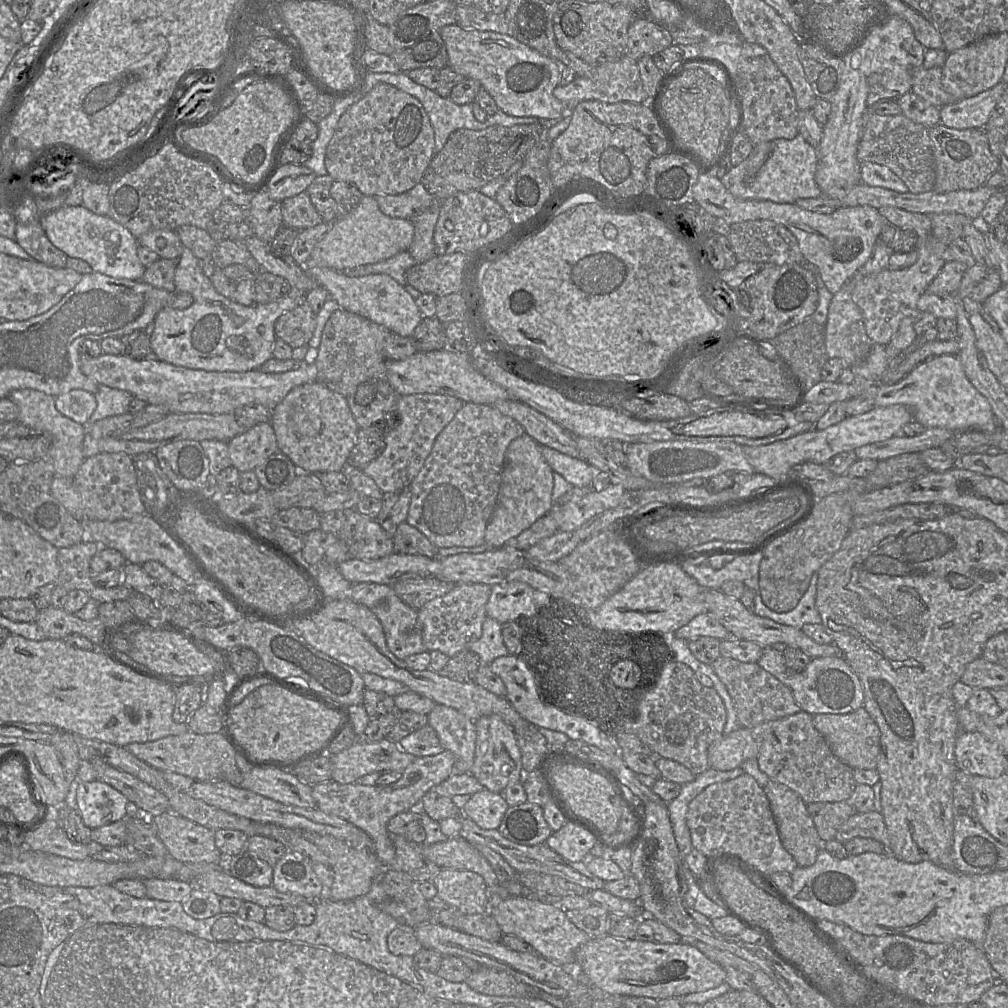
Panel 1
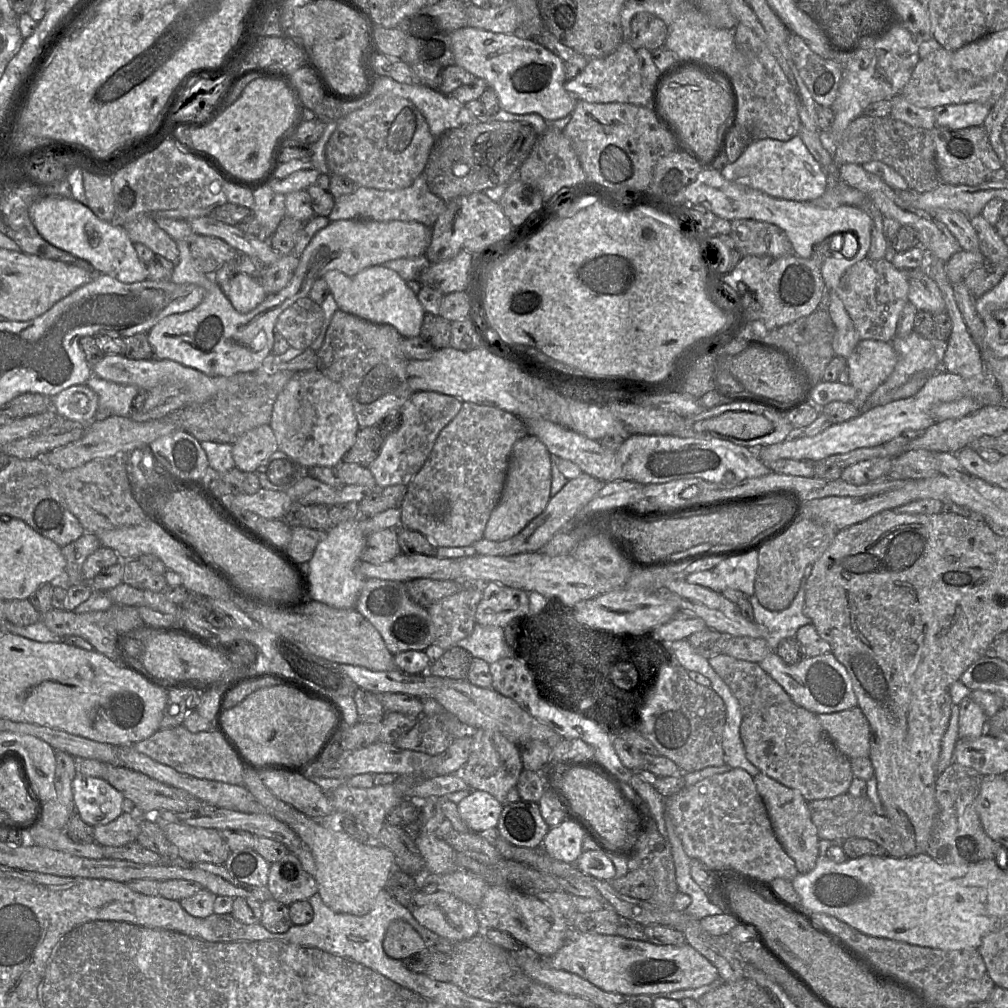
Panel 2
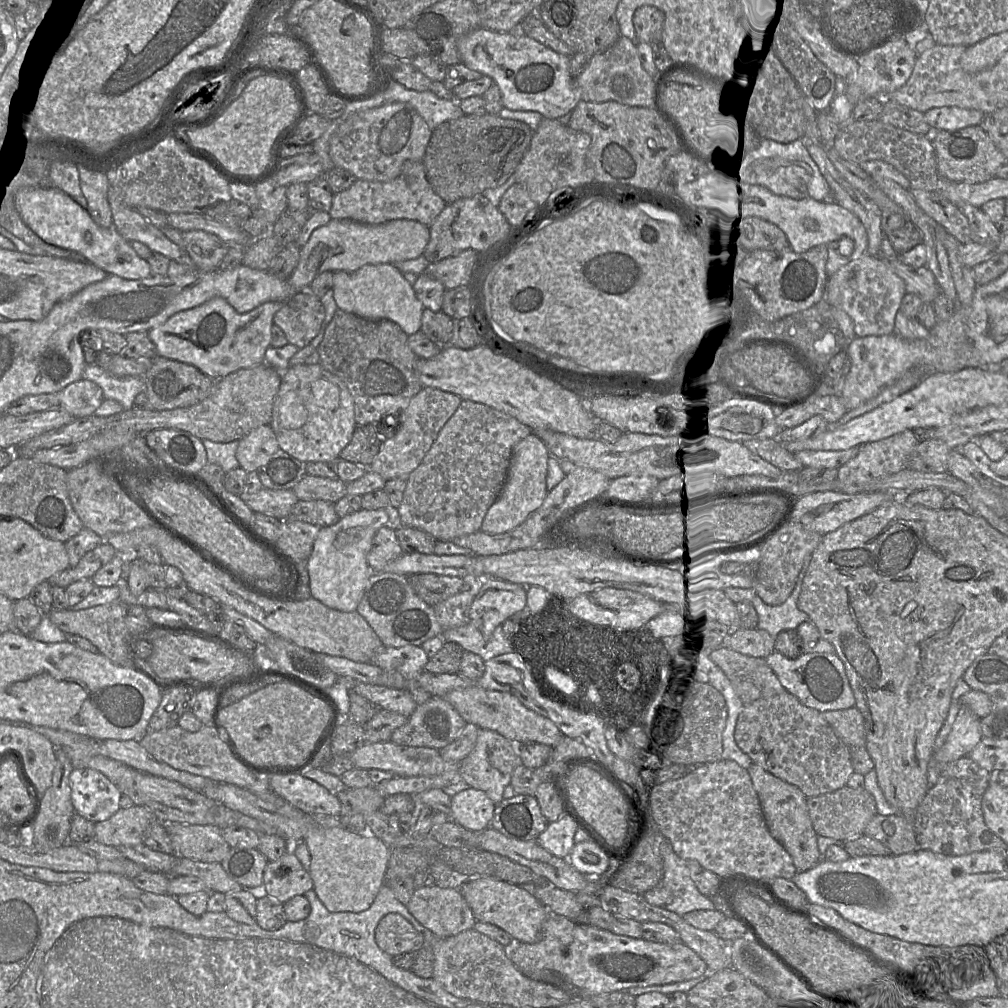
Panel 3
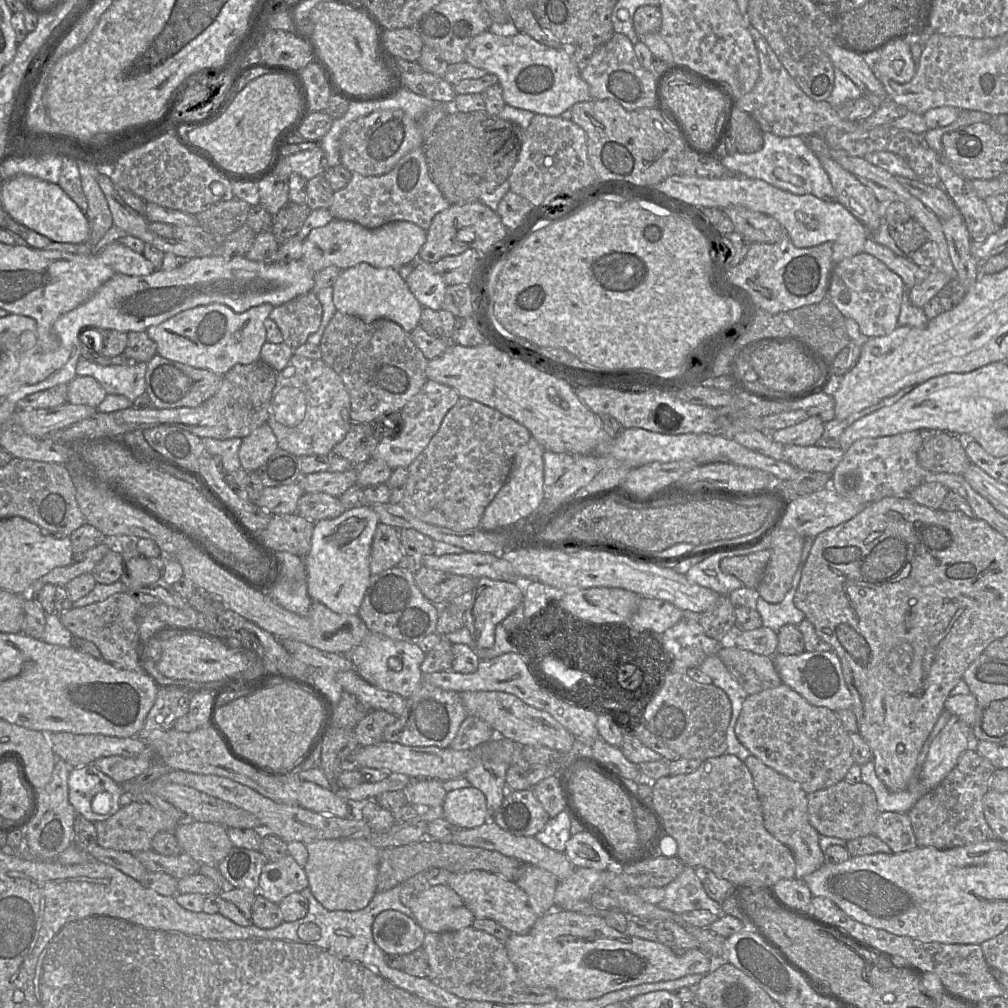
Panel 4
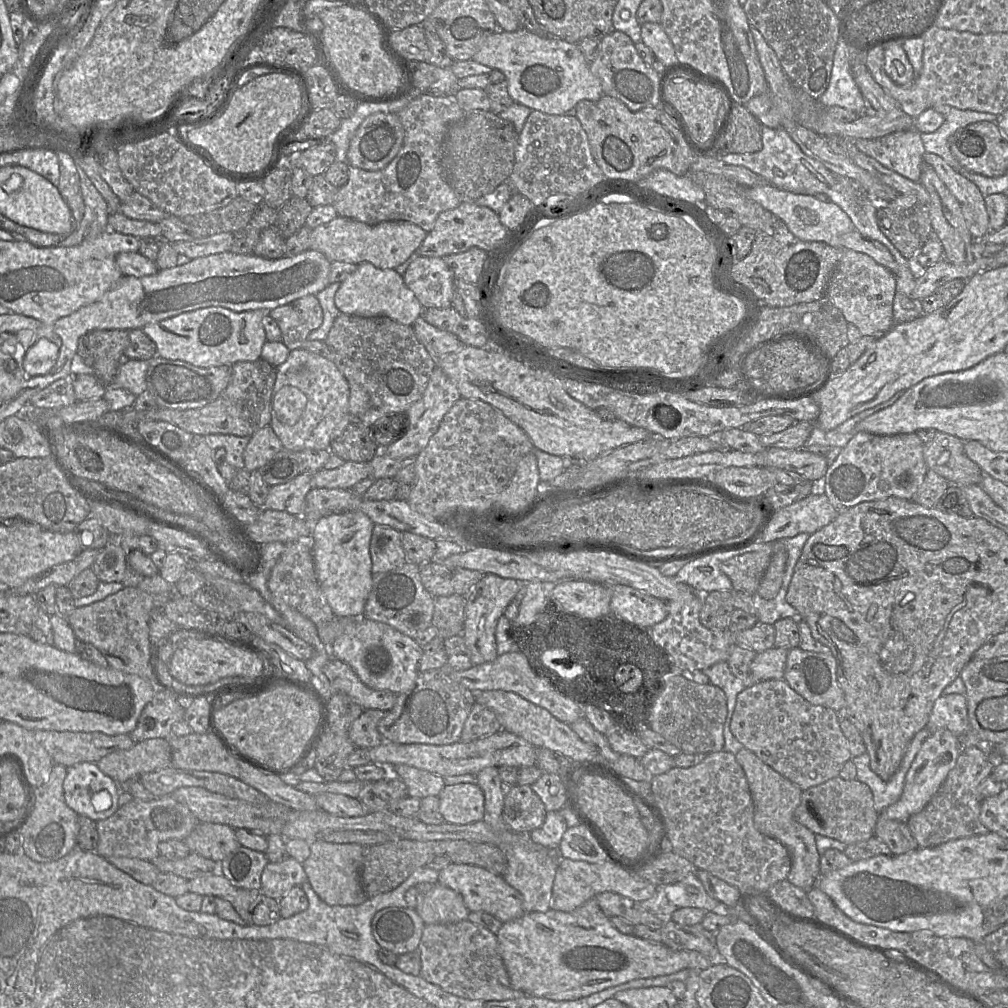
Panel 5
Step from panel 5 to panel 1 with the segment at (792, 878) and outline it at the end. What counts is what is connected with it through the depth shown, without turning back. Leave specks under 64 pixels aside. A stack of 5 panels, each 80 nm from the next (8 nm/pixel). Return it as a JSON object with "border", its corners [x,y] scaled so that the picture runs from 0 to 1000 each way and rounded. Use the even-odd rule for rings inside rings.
{"border":[[[764,773],[757,783],[763,794],[778,841],[788,850],[792,860],[807,858],[813,844],[816,842],[816,834],[801,805],[801,798],[792,787],[772,775]]]}

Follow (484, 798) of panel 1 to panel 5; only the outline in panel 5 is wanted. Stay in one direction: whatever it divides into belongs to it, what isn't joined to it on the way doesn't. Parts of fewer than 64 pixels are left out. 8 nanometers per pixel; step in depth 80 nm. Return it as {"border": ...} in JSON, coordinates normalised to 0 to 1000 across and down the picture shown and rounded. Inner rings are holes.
{"border":[[[473,778],[440,780],[435,792],[435,806],[442,816],[462,818],[479,813],[480,788]]]}

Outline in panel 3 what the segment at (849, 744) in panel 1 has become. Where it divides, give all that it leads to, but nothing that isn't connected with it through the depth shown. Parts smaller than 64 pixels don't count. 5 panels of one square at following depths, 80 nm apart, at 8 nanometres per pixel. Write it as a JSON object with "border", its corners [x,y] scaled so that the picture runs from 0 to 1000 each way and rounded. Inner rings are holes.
{"border":[[[849,702],[816,706],[817,713],[841,741],[859,741],[858,714]]]}

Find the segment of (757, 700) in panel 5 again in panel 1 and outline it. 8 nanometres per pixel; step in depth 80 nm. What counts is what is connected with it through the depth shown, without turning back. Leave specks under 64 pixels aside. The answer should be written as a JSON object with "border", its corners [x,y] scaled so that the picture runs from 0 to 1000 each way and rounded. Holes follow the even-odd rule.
{"border":[[[799,705],[755,717],[745,723],[752,741],[751,756],[761,770],[790,787],[801,797],[840,795],[849,783],[846,763],[830,752]]]}

